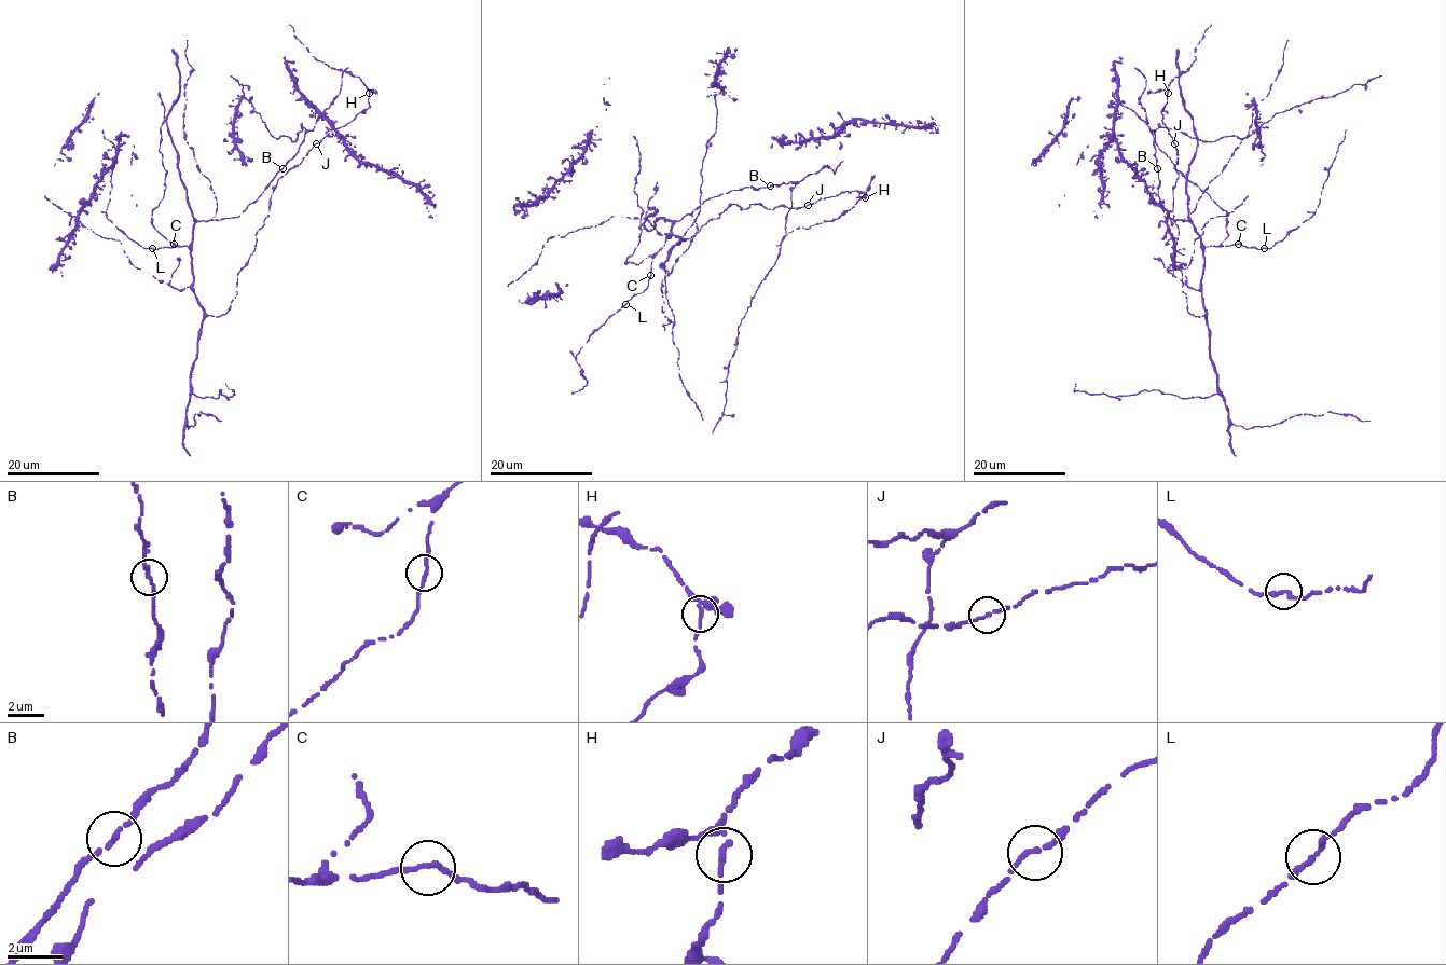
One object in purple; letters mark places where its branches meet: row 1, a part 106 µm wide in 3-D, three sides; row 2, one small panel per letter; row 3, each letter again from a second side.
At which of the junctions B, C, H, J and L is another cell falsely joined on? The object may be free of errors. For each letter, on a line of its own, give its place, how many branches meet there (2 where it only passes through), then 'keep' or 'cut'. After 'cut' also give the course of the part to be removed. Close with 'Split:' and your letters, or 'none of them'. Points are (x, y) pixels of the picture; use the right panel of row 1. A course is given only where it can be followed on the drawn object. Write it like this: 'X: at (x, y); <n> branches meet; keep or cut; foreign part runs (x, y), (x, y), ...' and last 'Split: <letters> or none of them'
B: at (1157, 168); 2 branches meet; keep
C: at (1238, 244); 2 branches meet; keep
H: at (1168, 93); 2 branches meet; keep
J: at (1174, 143); 2 branches meet; keep
L: at (1264, 248); 2 branches meet; keep
Split: none of them

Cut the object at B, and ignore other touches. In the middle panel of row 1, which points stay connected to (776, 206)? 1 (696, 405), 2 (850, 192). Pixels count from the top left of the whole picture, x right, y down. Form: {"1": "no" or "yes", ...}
{"1": "yes", "2": "yes"}

